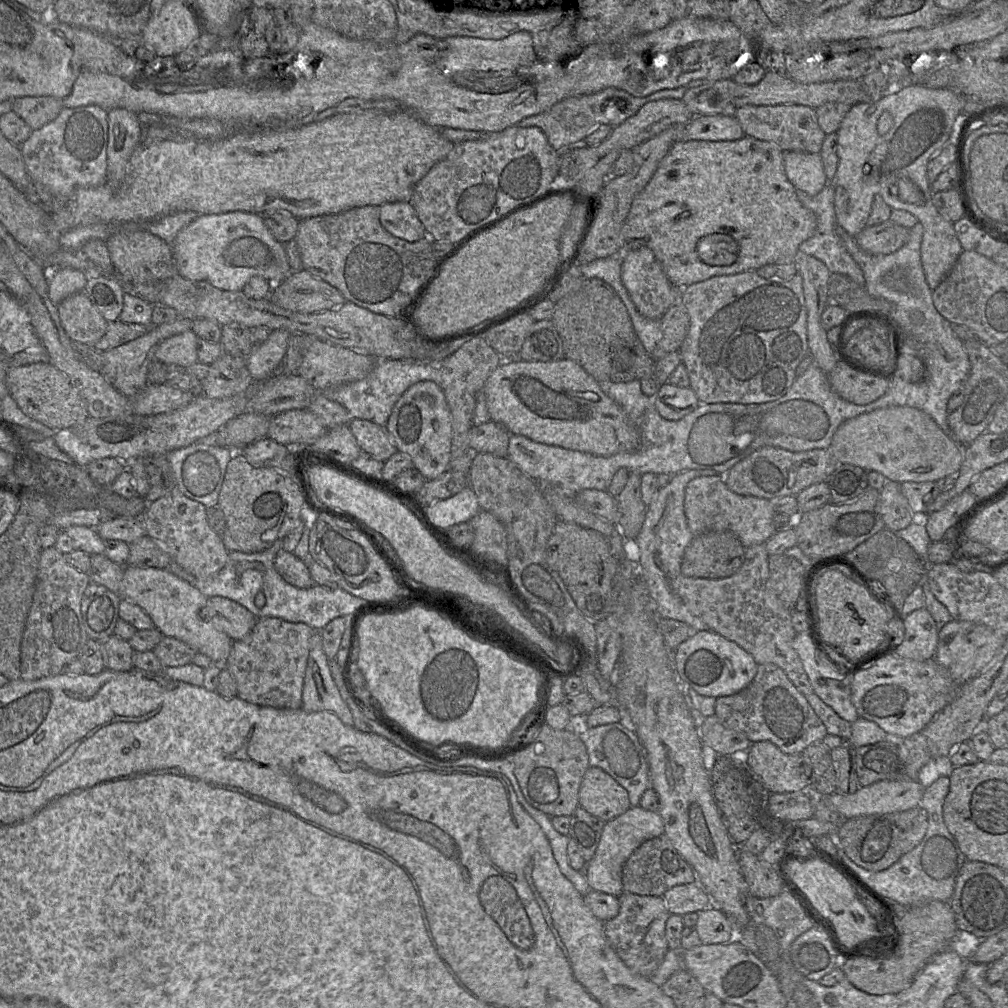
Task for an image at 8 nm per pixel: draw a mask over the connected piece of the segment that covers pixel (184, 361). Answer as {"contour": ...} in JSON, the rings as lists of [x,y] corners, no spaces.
{"contour":[[[191,330],[162,340],[154,349],[153,359],[166,365],[188,367],[197,362],[197,336]]]}

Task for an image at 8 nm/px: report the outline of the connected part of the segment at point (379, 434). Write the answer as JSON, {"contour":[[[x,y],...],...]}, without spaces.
{"contour":[[[352,419],[348,427],[361,451],[370,454],[375,459],[386,461],[397,452],[386,427],[362,419]]]}

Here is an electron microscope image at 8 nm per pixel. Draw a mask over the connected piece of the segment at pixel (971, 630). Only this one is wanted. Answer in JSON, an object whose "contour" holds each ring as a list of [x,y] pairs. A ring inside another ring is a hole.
{"contour":[[[952,619],[939,630],[934,659],[945,666],[957,682],[966,683],[989,666],[1006,638],[984,624]]]}

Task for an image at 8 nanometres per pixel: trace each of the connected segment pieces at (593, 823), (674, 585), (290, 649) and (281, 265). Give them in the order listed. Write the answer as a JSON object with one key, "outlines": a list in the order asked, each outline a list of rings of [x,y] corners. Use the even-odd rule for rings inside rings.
{"outlines":[[[[578,806],[570,817],[570,839],[576,842],[585,860],[589,862],[597,849],[605,822]]],[[[765,543],[754,545],[746,548],[744,562],[734,575],[723,579],[691,578],[679,575],[671,582],[671,589],[694,616],[709,626],[710,631],[738,644],[754,658],[758,665],[774,664],[778,666],[801,694],[809,695],[813,693],[812,686],[799,655],[792,647],[797,632],[792,626],[791,612],[783,606],[772,588],[768,557]]],[[[275,617],[257,619],[248,636],[233,641],[230,654],[223,667],[232,674],[237,683],[237,696],[259,706],[302,708],[309,640],[315,630],[305,623],[292,623]]],[[[233,211],[222,214],[201,214],[182,228],[171,245],[177,272],[191,281],[203,281],[225,291],[241,291],[253,276],[260,276],[276,285],[291,273],[287,254],[281,242],[277,241],[266,227],[259,214]]]]}

